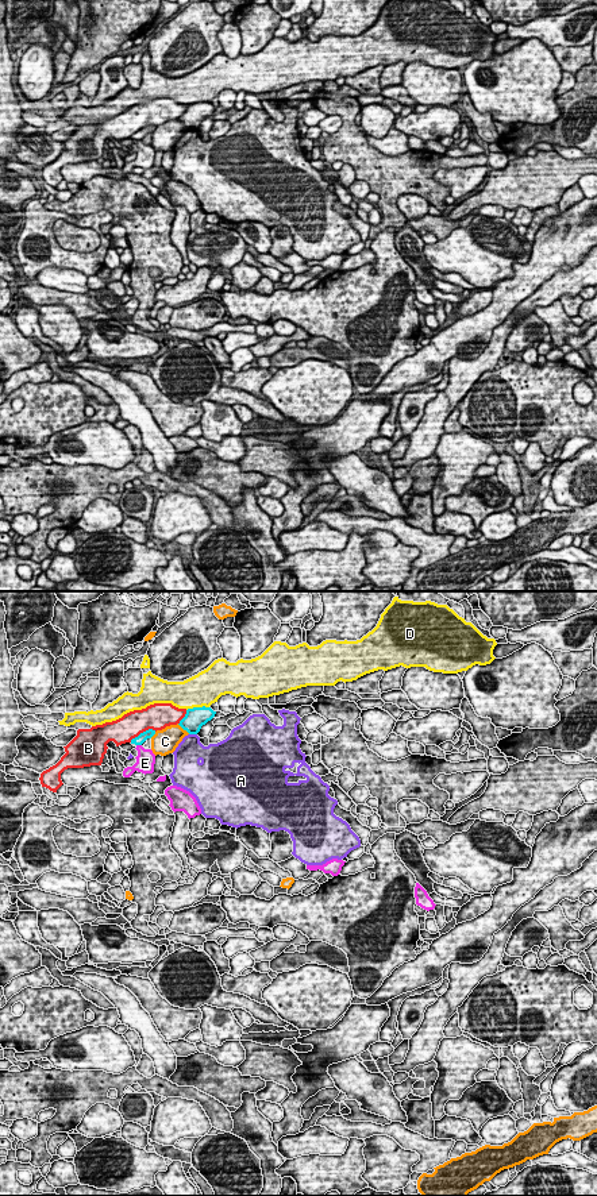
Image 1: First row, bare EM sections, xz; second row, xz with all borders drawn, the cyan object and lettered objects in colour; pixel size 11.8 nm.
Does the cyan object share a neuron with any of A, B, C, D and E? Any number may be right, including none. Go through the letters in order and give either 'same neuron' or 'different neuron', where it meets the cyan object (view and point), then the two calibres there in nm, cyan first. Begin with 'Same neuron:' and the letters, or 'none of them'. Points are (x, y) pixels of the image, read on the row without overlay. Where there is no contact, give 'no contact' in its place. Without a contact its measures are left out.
Same neuron: none of them
A: different neuron; contact xz (193, 128); calibres 240 and 320 nm
B: different neuron; contact xz (143, 127); calibres 120 and 320 nm
C: different neuron; contact xz (184, 124); calibres 240 and 280 nm
D: different neuron; contact xz (197, 103); calibres 240 and 400 nm
E: different neuron; contact xz (139, 139); calibres 120 and 220 nm

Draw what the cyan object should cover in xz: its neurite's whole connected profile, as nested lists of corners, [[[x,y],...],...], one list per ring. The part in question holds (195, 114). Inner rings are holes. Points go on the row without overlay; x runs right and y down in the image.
[[[205,101],[188,104],[178,120],[189,130],[197,130],[201,121],[211,116],[215,109],[216,107]]]

